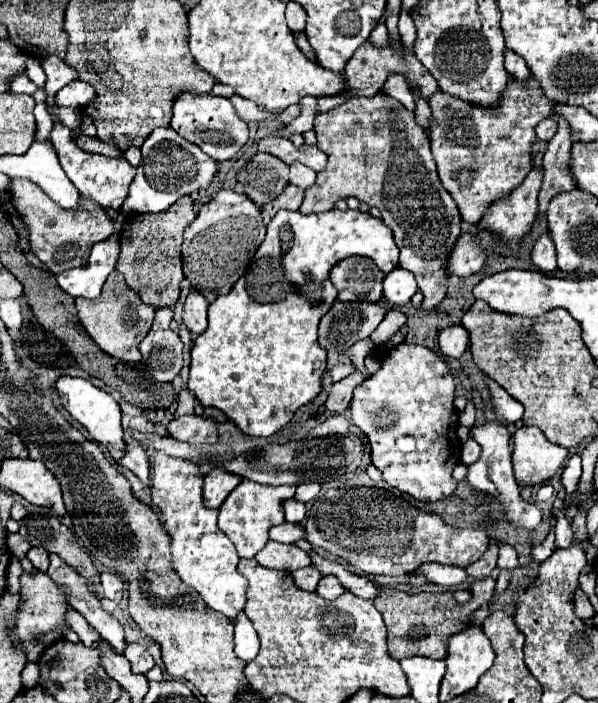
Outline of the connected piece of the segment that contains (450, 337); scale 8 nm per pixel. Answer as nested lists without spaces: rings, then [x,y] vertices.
[[[454,324],[454,326],[448,326],[448,328],[440,330],[438,342],[440,342],[440,352],[444,356],[460,358],[468,350],[470,332],[462,324]]]

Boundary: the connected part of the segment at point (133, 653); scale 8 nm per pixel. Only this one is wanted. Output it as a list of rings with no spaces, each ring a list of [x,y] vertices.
[[[128,644],[126,650],[124,650],[124,656],[132,664],[134,674],[146,674],[154,666],[154,660],[152,660],[150,652],[140,644]]]

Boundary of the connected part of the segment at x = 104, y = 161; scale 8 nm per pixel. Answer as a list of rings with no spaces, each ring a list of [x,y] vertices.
[[[54,116],[54,130],[52,130],[52,144],[58,152],[58,158],[60,158],[60,164],[64,168],[64,172],[68,174],[70,182],[78,188],[80,196],[84,198],[90,198],[94,202],[98,202],[100,206],[104,208],[114,208],[114,210],[120,210],[122,202],[126,200],[128,196],[128,186],[130,182],[134,180],[136,176],[136,168],[124,158],[124,156],[118,156],[118,158],[106,158],[102,154],[88,154],[84,150],[80,150],[72,140],[70,140],[70,130],[62,126],[62,122]]]

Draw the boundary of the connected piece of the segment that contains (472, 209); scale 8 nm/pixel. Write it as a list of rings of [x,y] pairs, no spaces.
[[[530,76],[526,82],[508,82],[506,90],[500,94],[500,100],[492,108],[474,106],[466,100],[454,98],[446,92],[436,92],[428,100],[432,118],[428,122],[428,138],[434,154],[434,162],[438,166],[438,176],[444,188],[450,192],[454,202],[458,204],[460,216],[464,222],[478,224],[482,220],[482,214],[500,198],[506,198],[512,194],[514,188],[522,184],[526,174],[532,168],[532,144],[536,138],[536,126],[544,118],[554,114],[554,106],[558,102],[550,102],[550,98],[544,94],[540,80],[536,76]]]

